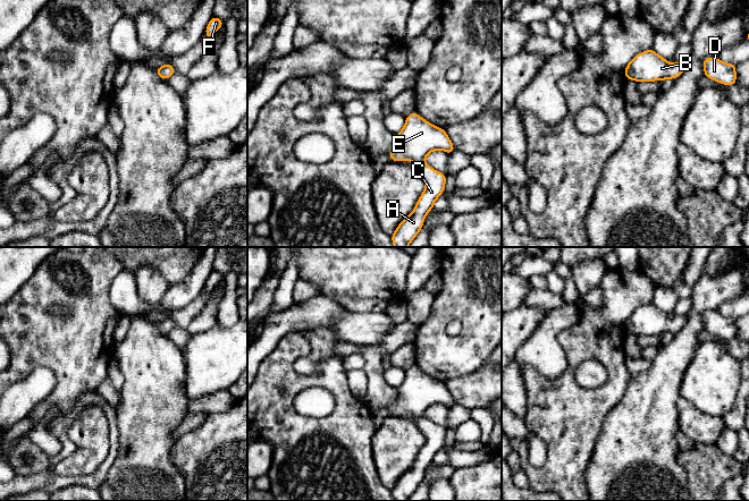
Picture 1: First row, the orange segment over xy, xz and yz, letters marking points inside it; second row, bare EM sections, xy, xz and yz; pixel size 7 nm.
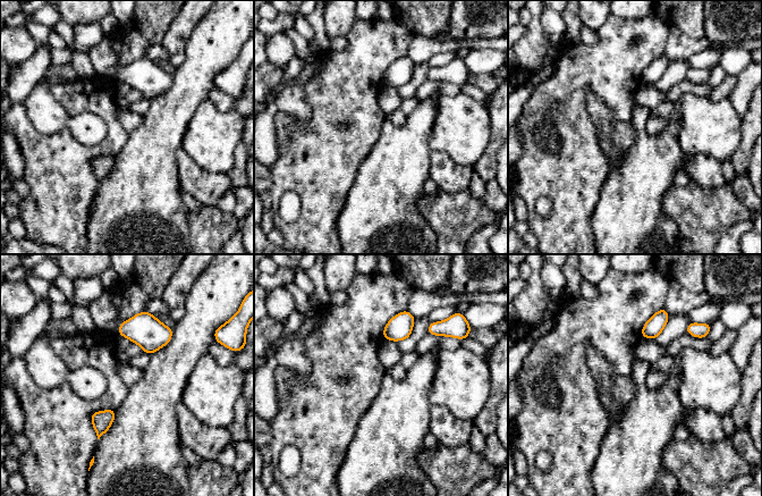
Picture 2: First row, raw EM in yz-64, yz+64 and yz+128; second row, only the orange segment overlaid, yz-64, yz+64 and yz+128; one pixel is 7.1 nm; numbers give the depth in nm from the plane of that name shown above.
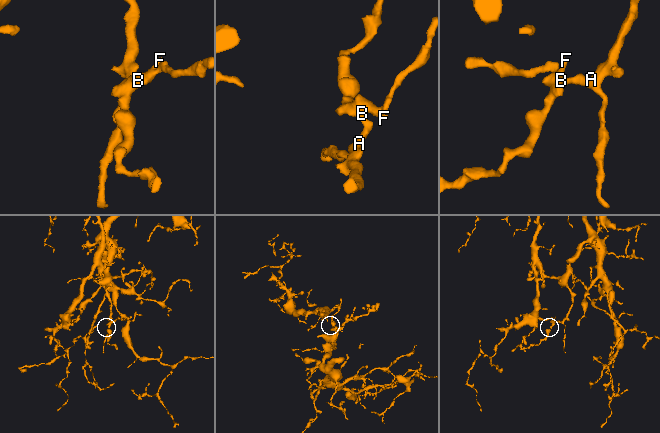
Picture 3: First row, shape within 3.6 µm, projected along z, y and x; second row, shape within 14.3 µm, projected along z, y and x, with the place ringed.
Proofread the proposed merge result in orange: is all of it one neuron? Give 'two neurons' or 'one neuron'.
one neuron

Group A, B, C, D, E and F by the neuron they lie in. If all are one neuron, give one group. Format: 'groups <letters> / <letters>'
groups A B C D E F

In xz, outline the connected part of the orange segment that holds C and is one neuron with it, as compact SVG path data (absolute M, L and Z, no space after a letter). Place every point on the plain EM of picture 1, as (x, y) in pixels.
M415 365L406 371L403 383L396 390L397 398L388 407L389 413L396 416L412 415L426 436L426 442L413 466L398 478L390 490L395 501L407 501L423 481L423 473L434 462L435 455L445 444L447 430L427 419L424 411L436 404L451 408L455 401L445 383L431 379Z

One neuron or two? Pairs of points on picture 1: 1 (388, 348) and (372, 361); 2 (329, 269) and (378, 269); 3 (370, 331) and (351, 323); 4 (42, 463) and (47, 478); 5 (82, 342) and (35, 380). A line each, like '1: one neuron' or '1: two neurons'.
1: one neuron
2: one neuron
3: one neuron
4: two neurons
5: two neurons

